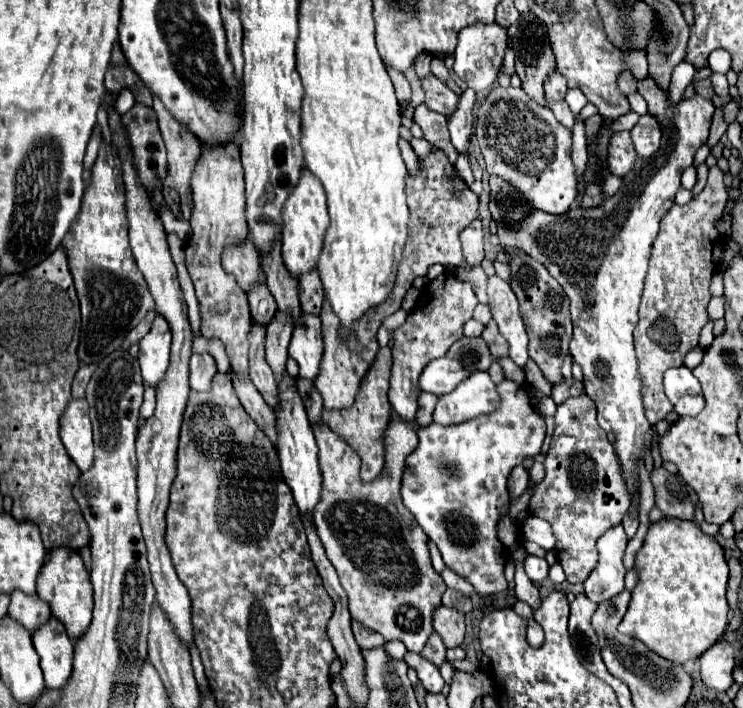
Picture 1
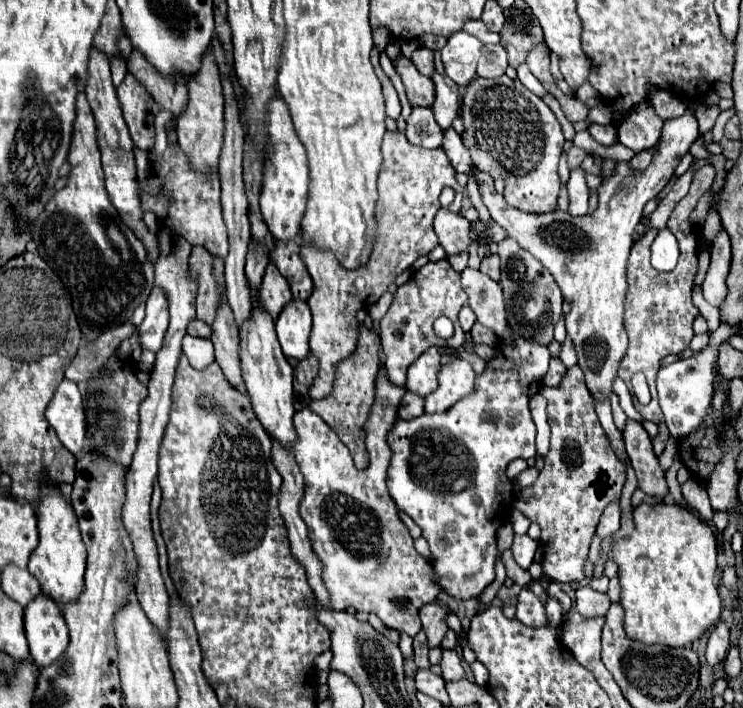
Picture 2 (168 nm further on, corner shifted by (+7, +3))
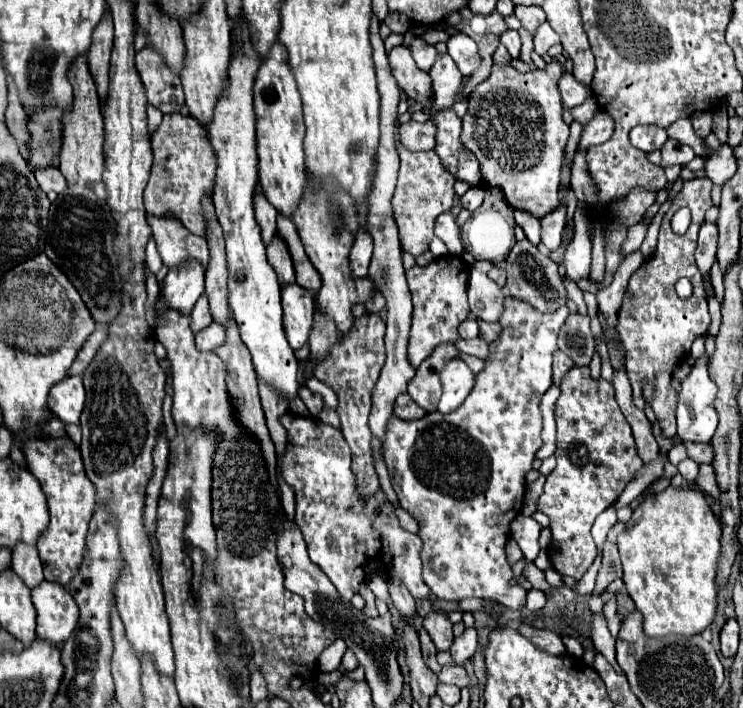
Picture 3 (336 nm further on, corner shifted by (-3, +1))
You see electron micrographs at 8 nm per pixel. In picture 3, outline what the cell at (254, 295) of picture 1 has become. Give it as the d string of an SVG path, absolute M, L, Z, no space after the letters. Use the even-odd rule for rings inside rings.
M261 193L255 195L255 219L261 227L263 243L269 245L277 235L277 211L275 207L271 207L271 203L267 203L267 199Z

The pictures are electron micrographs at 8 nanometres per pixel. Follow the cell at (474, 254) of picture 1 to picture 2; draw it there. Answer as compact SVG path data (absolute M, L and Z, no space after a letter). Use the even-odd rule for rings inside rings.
M439 209L437 217L433 219L433 229L447 255L461 253L471 245L469 221L459 213L451 213L449 209Z

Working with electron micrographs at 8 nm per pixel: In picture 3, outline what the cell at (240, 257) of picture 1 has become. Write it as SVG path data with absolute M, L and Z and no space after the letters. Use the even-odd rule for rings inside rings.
M179 113L163 115L163 123L157 127L157 131L151 137L153 145L153 169L149 183L145 187L145 209L149 215L155 217L173 217L183 223L193 235L205 237L207 235L207 219L203 209L203 197L211 197L215 189L215 175L217 175L217 157L207 139L203 139L203 129L199 129L199 123L191 117L181 117Z

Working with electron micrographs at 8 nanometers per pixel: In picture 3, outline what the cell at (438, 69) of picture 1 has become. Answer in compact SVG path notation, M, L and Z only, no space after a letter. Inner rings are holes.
M417 37L417 39L413 39L413 43L409 45L409 49L411 49L413 59L415 59L415 63L417 63L419 69L429 71L429 69L433 67L433 63L435 63L435 59L437 59L437 51L435 51L433 45L427 45L425 41L421 41L421 39Z

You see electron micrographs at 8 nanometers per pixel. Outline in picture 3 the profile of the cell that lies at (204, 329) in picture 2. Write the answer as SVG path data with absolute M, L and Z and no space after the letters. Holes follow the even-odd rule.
M201 295L191 311L191 329L193 329L193 333L199 333L201 329L209 327L211 323L213 323L213 317L209 311L209 301L205 295Z

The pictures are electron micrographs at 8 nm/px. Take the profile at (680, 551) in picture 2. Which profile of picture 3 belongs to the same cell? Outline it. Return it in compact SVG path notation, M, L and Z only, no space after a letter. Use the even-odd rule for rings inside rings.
M671 489L647 497L617 537L623 563L623 581L637 611L643 615L647 637L691 637L703 633L717 615L717 567L721 559L721 525L699 489Z

